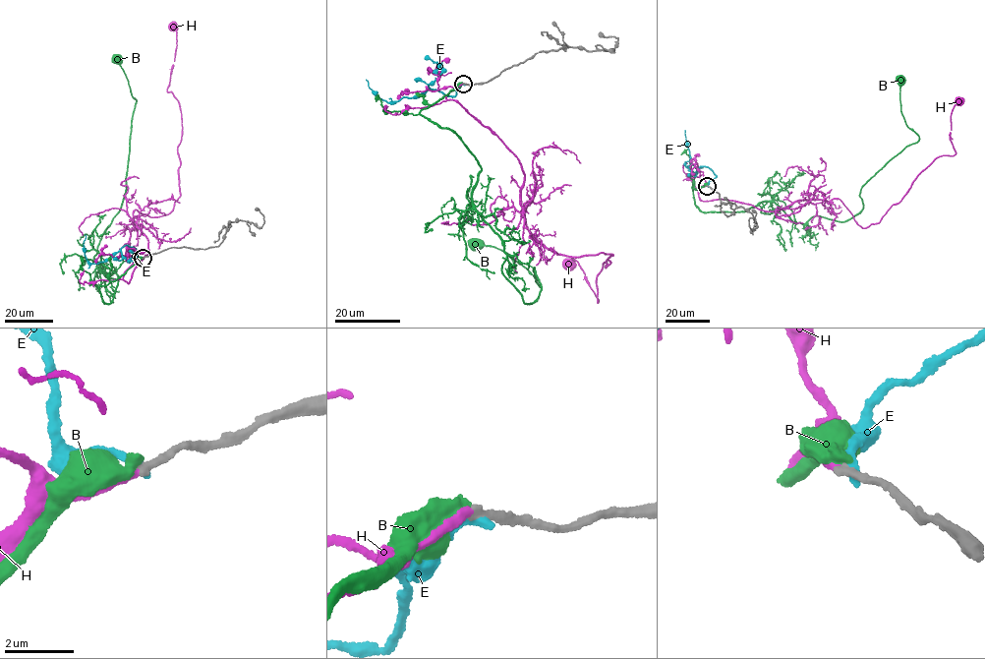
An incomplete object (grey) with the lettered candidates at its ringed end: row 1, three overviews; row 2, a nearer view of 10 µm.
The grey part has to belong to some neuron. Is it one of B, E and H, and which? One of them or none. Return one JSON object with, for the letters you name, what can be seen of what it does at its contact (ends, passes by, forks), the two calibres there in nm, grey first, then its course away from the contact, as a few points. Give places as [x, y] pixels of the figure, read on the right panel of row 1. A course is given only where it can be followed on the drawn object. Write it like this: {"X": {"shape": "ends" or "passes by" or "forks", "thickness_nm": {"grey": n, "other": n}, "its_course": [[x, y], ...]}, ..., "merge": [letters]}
{"H": {"shape": "ends", "thickness_nm": {"grey": 240, "other": 200}, "its_course": [[706, 185], [702, 200], [768, 211], [840, 200], [864, 228], [935, 159], [956, 153], [951, 112], [958, 100]]}, "merge": ["H"]}

